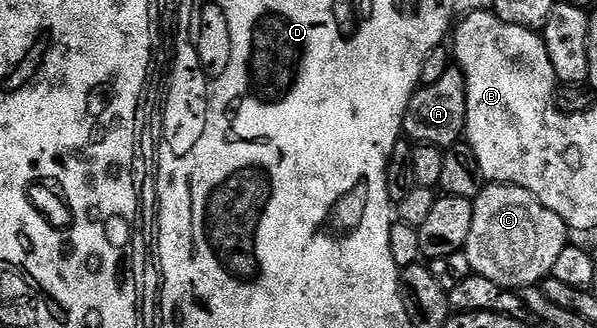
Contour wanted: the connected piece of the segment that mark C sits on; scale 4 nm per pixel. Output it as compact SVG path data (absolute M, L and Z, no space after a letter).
M491 183L483 186L474 200L472 233L464 248L473 274L488 277L496 285L521 289L541 284L550 275L560 249L568 246L568 228L552 209L540 205L532 193L513 183Z

